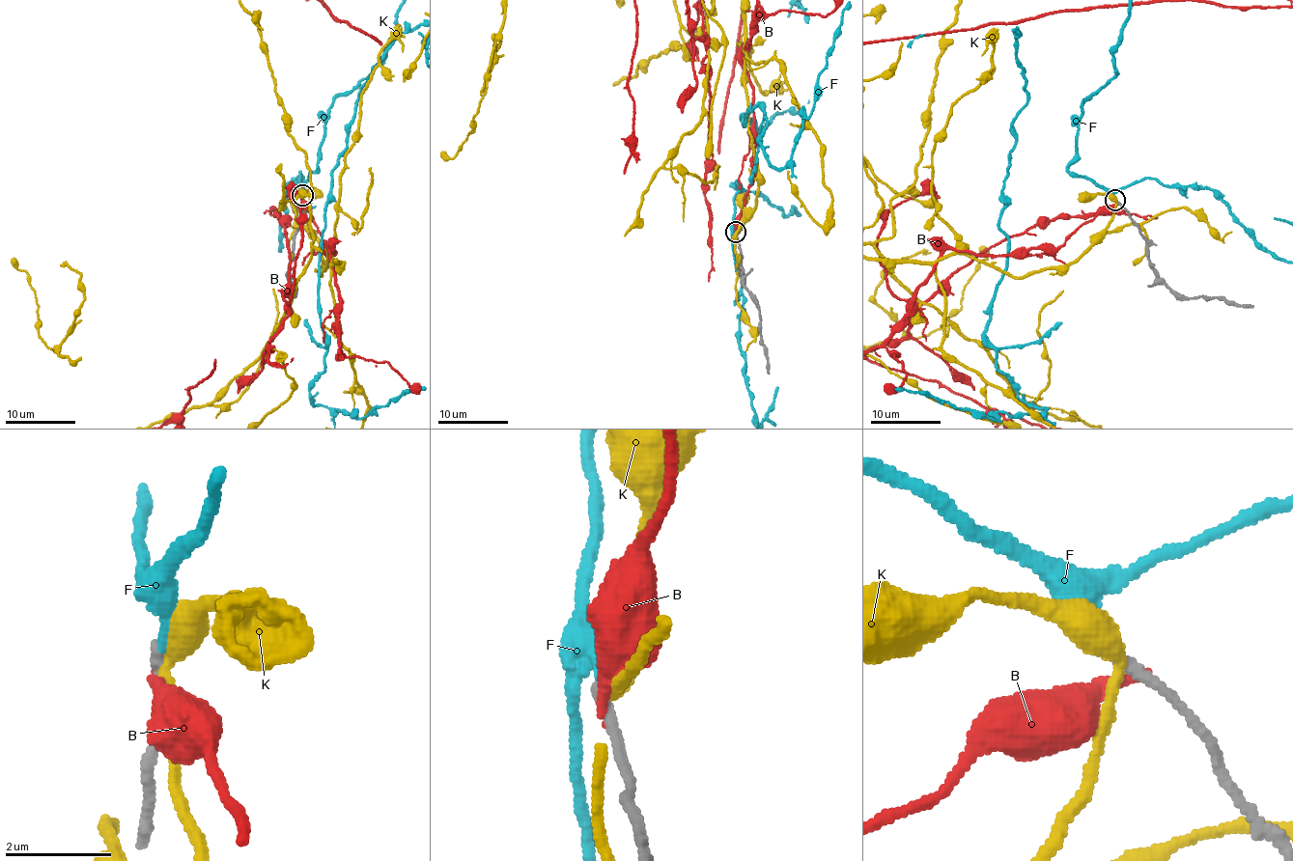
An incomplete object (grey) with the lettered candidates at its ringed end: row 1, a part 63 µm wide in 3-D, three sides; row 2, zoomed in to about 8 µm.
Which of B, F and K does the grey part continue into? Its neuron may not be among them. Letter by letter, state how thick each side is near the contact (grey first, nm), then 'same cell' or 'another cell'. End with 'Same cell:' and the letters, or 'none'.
B: 280 nm thick on the grey side, 170 nm on the other; another cell
F: 240 nm thick on the grey side, 180 nm on the other; same cell
K: 240 nm thick on the grey side, 360 nm on the other; another cell
Same cell: F

